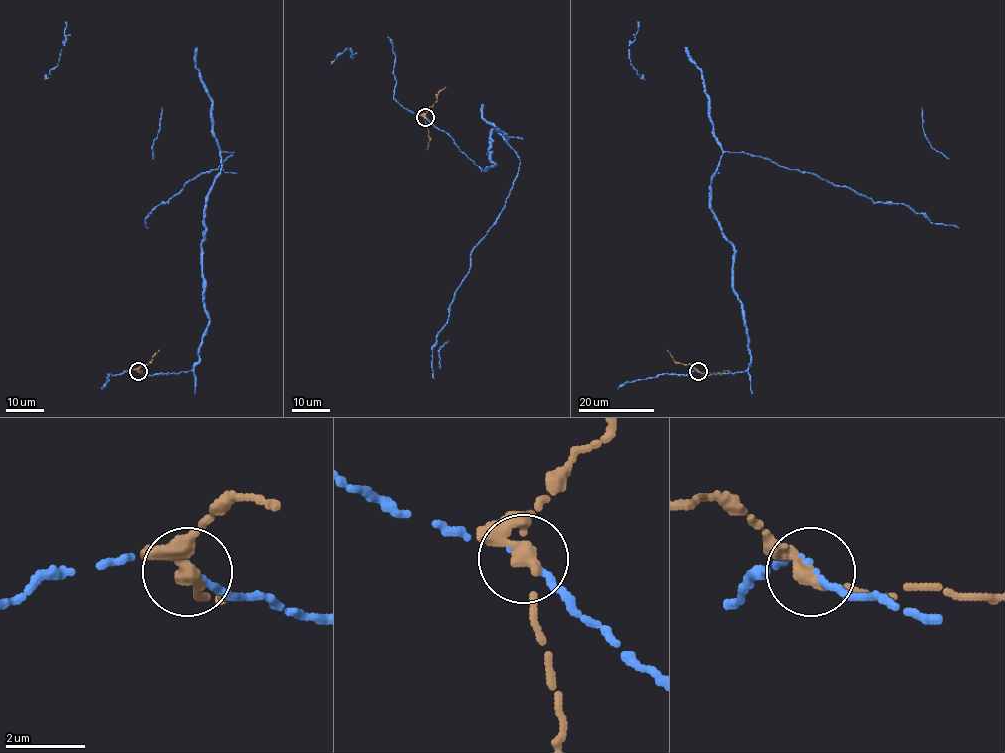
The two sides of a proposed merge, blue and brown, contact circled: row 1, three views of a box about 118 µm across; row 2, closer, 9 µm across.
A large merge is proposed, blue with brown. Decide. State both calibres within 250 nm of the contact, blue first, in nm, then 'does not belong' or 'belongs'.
calibres 200 and 300 nm; does not belong

